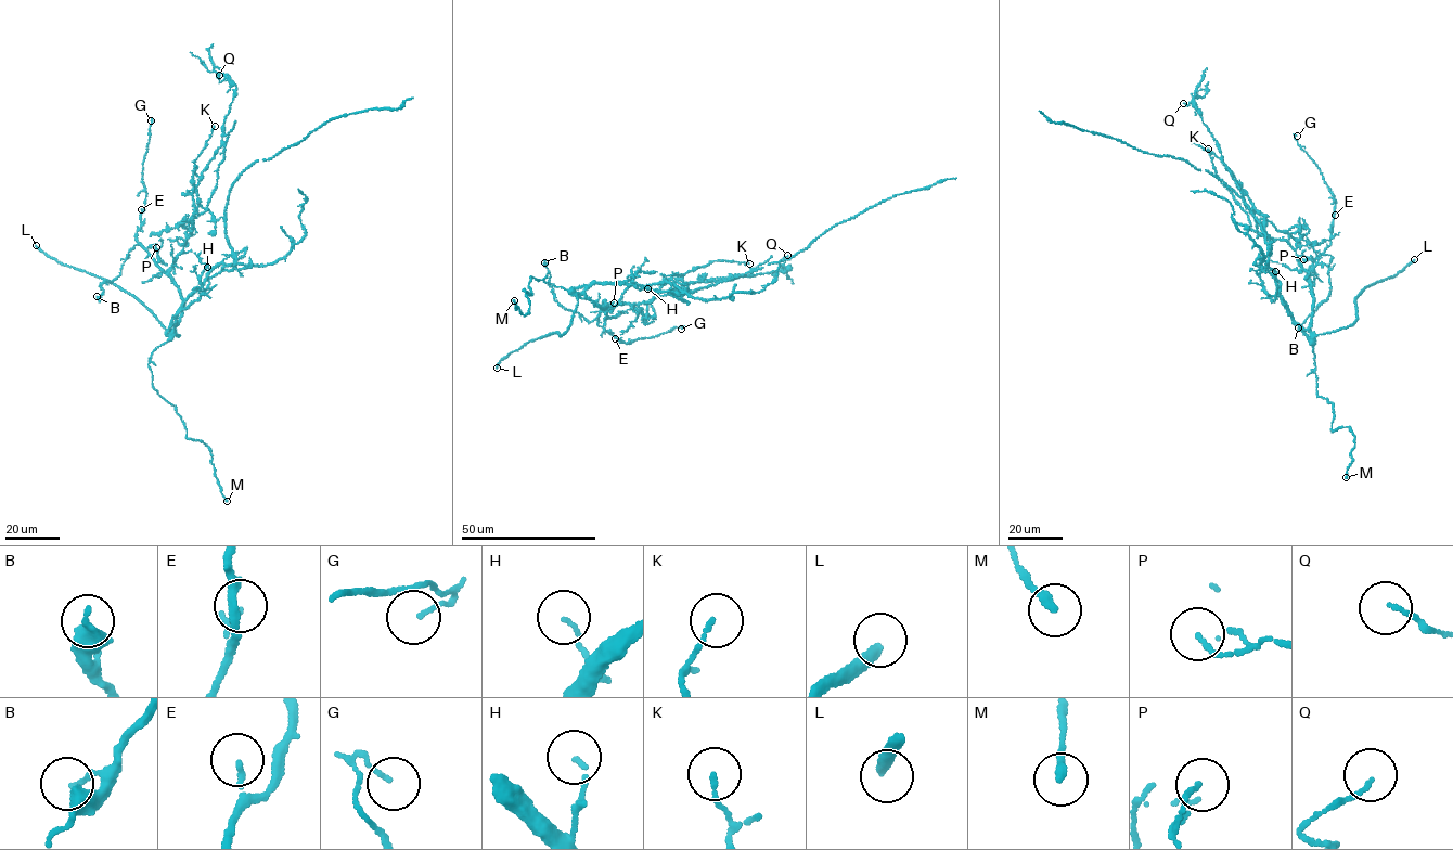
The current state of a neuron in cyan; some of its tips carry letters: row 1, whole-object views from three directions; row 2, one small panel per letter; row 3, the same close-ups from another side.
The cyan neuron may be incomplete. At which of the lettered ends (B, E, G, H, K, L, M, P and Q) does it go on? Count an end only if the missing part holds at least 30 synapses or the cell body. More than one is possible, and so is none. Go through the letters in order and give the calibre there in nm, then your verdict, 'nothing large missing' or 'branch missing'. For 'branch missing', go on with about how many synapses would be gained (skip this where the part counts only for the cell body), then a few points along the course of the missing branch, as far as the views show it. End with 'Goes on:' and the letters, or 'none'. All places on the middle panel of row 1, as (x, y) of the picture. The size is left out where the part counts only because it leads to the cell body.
B: 120 nm | nothing large missing
E: 130 nm | nothing large missing
G: 90 nm | nothing large missing
H: 90 nm | nothing large missing
K: 100 nm | nothing large missing
L: 280 nm | nothing large missing
M: 240 nm | nothing large missing
P: 110 nm | nothing large missing
Q: 110 nm | nothing large missing
Goes on: none

